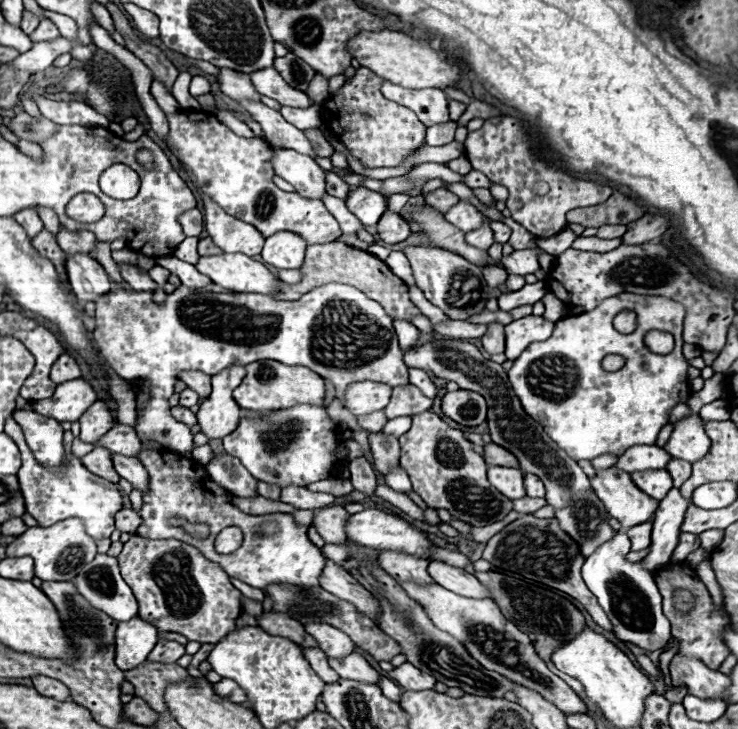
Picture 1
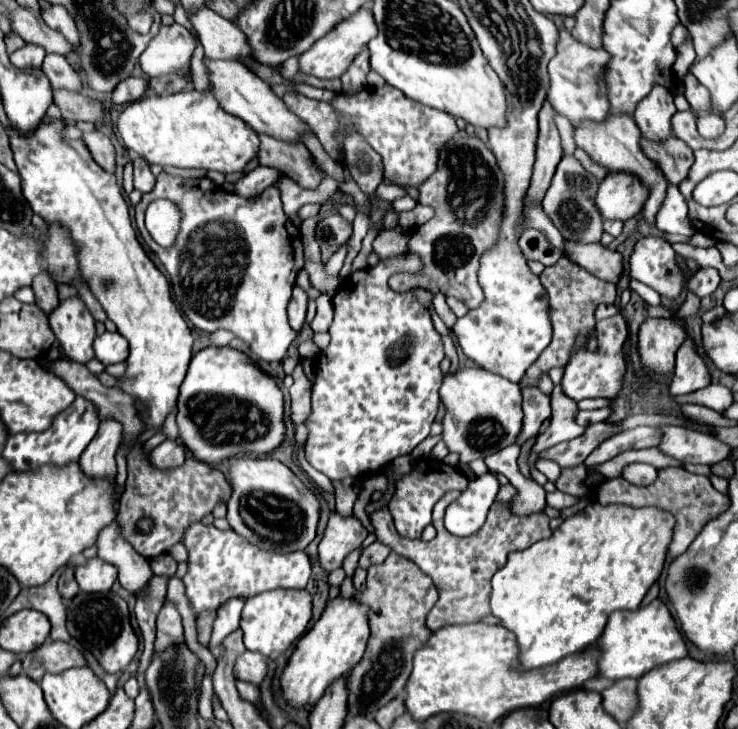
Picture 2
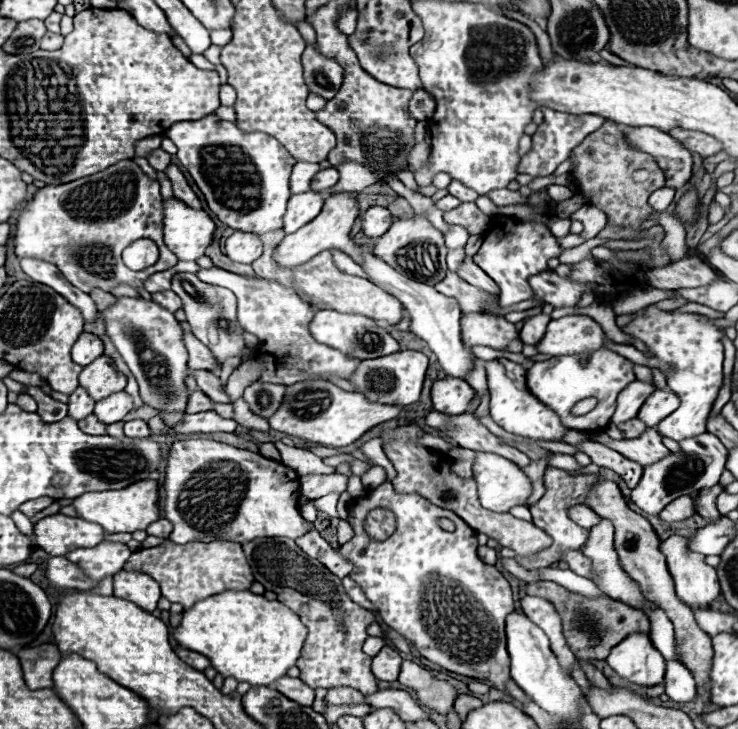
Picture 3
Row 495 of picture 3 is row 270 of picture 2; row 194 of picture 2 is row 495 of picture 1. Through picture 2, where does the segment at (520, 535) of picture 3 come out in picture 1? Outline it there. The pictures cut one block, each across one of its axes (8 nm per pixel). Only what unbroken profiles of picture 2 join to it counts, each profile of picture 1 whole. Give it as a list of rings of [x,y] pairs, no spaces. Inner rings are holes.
[[[422,412],[412,416],[412,428],[400,436],[402,444],[402,456],[400,456],[400,466],[406,470],[410,476],[412,488],[416,494],[422,496],[422,500],[430,508],[446,508],[456,520],[468,522],[470,526],[488,526],[498,520],[504,520],[506,514],[512,510],[512,500],[504,498],[494,486],[488,484],[486,480],[486,462],[484,458],[474,450],[474,444],[464,436],[464,432],[450,428],[448,424],[442,422],[442,418],[434,412]]]

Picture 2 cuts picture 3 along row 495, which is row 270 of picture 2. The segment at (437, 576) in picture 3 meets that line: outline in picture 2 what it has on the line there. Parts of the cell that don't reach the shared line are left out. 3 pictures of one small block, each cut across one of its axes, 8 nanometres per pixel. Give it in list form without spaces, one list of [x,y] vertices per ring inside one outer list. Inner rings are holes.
[[[410,254],[380,260],[376,266],[344,278],[332,298],[332,340],[314,360],[316,380],[312,384],[312,412],[304,422],[308,428],[306,460],[332,482],[362,476],[366,470],[368,474],[380,472],[396,456],[410,454],[412,448],[416,448],[430,434],[430,426],[440,406],[438,388],[444,376],[440,370],[444,348],[440,334],[434,330],[430,320],[430,312],[412,296],[412,292],[398,294],[388,286],[388,278],[392,274],[402,270],[418,272],[420,268],[420,260]]]

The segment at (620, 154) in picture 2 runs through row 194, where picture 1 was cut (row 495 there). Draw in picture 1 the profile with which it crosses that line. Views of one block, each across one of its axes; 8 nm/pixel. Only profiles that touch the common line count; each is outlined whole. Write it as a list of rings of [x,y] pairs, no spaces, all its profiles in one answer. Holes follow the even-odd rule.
[[[644,470],[631,474],[634,484],[654,500],[662,500],[672,488],[672,478],[667,470]]]

